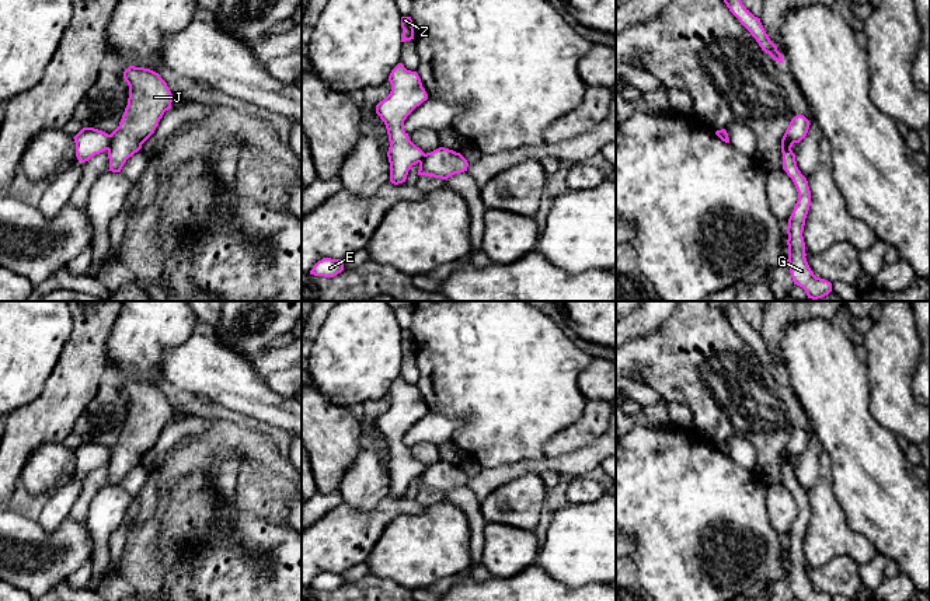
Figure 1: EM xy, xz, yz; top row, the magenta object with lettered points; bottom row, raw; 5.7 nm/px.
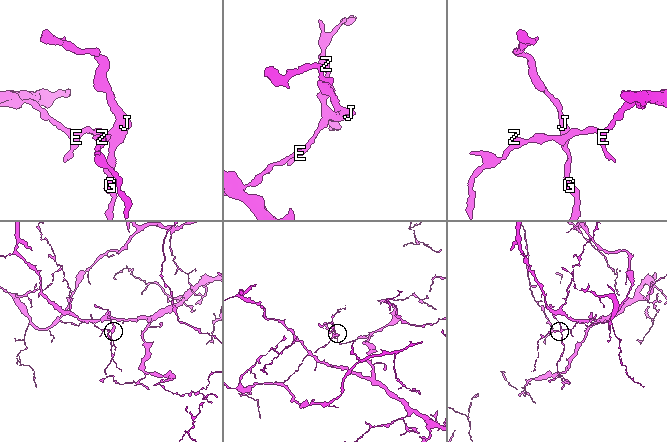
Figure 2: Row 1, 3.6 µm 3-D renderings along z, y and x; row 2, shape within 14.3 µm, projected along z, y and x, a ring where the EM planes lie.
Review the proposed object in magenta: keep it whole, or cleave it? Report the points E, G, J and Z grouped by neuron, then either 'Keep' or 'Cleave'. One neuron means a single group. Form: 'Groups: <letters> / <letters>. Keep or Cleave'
Groups: E Z / G J. Cleave

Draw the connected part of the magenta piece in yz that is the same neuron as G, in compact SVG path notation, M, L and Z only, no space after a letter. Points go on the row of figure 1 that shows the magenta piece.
M797 115L791 119L783 139L783 170L793 179L798 200L788 219L787 227L787 245L788 245L788 266L794 284L802 287L808 298L818 300L828 296L832 291L832 283L816 277L807 262L805 242L802 237L805 219L811 206L811 191L807 178L797 167L795 154L791 147L794 143L800 143L808 133L809 120L804 115Z

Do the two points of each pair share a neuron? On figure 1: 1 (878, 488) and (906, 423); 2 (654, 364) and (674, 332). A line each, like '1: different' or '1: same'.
1: different
2: same

